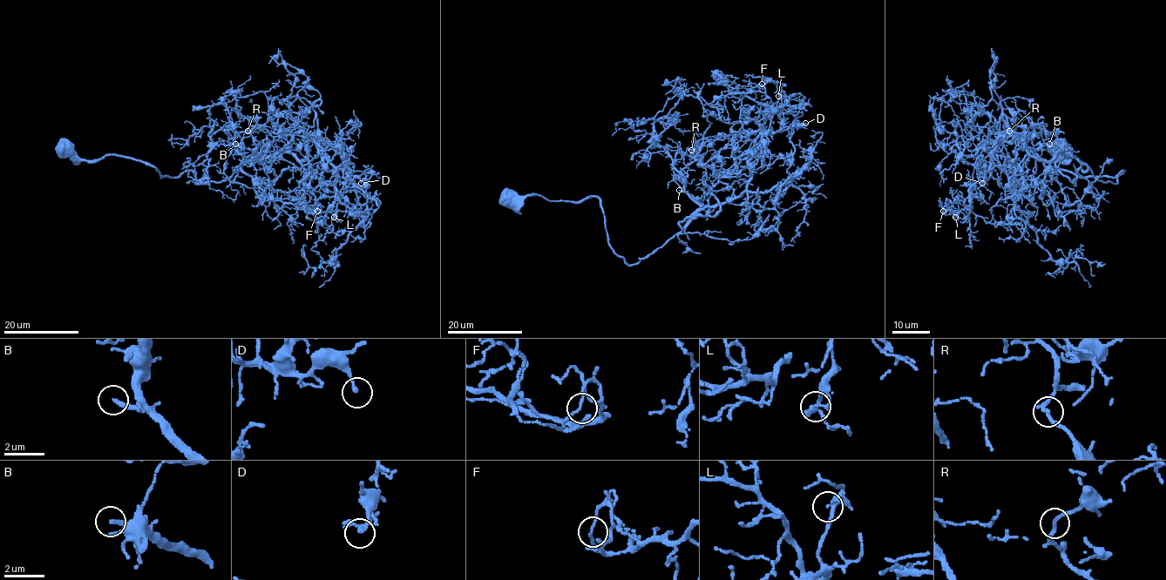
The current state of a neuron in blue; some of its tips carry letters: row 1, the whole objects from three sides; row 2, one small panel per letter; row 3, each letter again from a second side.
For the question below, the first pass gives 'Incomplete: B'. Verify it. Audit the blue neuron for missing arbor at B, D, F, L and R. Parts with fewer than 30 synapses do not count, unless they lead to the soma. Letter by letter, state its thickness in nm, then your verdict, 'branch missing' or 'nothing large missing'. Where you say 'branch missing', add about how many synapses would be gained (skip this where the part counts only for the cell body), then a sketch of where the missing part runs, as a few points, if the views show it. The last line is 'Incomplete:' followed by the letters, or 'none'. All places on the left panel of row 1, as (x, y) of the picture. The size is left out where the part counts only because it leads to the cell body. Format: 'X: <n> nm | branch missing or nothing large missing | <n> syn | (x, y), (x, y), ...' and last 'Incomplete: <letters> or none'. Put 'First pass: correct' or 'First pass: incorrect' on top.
First pass: correct
B: 240 nm | branch missing | 150 syn | (235, 144), (219, 142), (210, 150), (205, 150), (194, 137), (180, 138), (163, 131), (159, 130), (160, 109)
D: 190 nm | nothing large missing
F: 110 nm | nothing large missing
L: 140 nm | nothing large missing
R: 140 nm | nothing large missing
Incomplete: B

